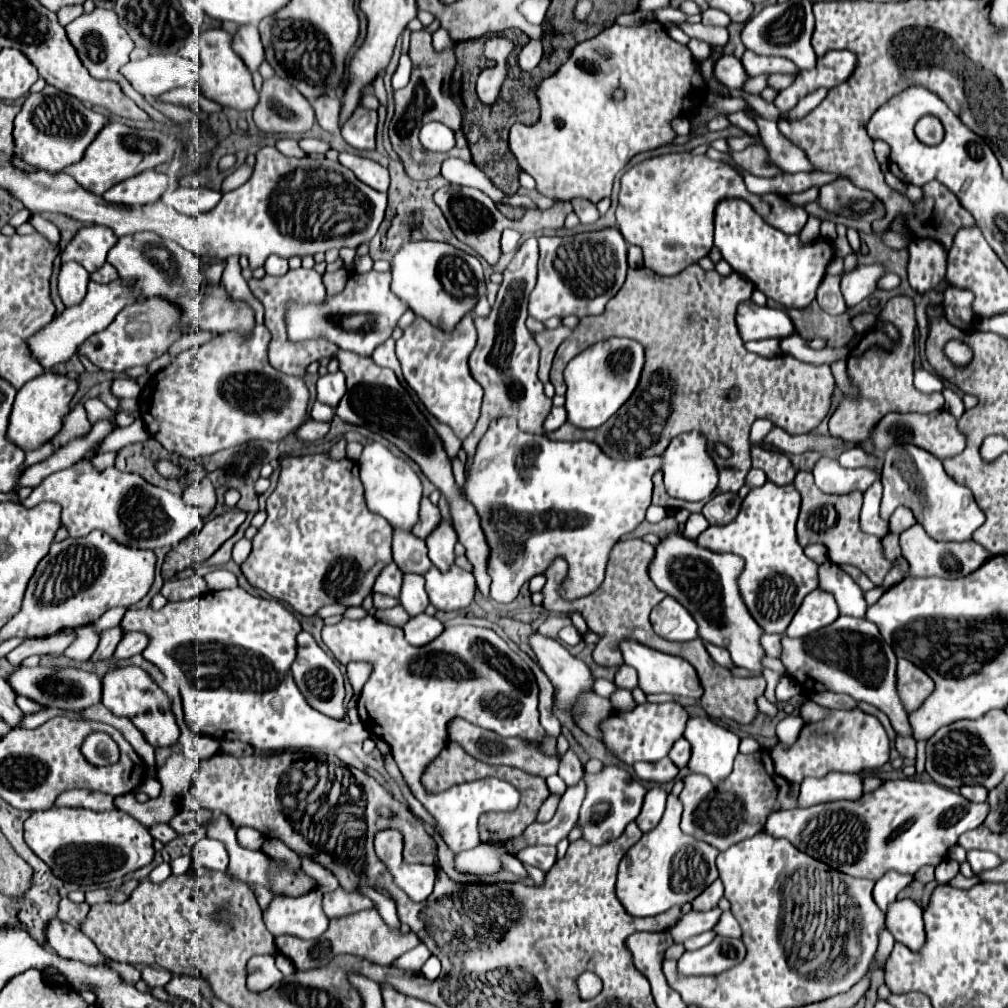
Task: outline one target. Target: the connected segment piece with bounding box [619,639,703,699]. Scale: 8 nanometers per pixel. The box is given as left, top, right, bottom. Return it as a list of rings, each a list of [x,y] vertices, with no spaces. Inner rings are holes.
[[[623,639],[619,643],[621,655],[623,655],[623,665],[629,665],[637,671],[637,679],[639,679],[639,689],[643,689],[643,693],[671,693],[671,695],[681,695],[681,697],[691,697],[691,699],[701,699],[703,695],[703,687],[697,679],[695,669],[681,657],[675,655],[667,655],[661,651],[655,651],[647,645],[641,645],[633,639]]]

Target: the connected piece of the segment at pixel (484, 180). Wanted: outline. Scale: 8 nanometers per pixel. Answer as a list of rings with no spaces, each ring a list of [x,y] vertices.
[[[447,159],[441,167],[441,175],[449,181],[449,183],[455,183],[455,185],[467,185],[467,187],[475,187],[479,191],[483,191],[485,195],[491,197],[491,201],[495,205],[521,205],[521,197],[519,195],[505,195],[501,189],[497,189],[489,177],[479,169],[475,167],[473,163],[465,163],[461,159]]]

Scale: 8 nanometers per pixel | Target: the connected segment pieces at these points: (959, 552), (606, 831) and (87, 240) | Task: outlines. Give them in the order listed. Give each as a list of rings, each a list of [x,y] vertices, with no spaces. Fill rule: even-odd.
[[[915,523],[913,527],[905,529],[899,535],[901,543],[901,555],[909,561],[911,565],[911,577],[945,577],[945,579],[957,579],[957,577],[967,577],[975,569],[979,569],[991,555],[989,551],[975,543],[975,541],[965,541],[965,543],[953,543],[953,541],[933,541],[925,529]]]
[[[605,765],[599,773],[593,775],[585,773],[585,785],[587,785],[587,795],[579,811],[579,825],[583,829],[583,837],[589,843],[603,845],[619,837],[627,827],[627,823],[637,819],[647,789],[641,783],[637,783],[625,769],[613,765]]]
[[[87,225],[77,231],[71,243],[65,247],[61,259],[81,263],[89,273],[97,271],[107,257],[107,251],[117,243],[117,235],[101,225]]]

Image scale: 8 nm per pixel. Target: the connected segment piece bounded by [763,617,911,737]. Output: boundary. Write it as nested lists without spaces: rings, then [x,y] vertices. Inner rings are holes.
[[[839,617],[825,629],[819,629],[817,633],[811,633],[809,637],[801,639],[791,639],[787,635],[781,637],[781,643],[785,645],[785,657],[781,657],[781,663],[785,667],[785,673],[777,671],[765,671],[763,677],[767,681],[765,687],[765,697],[771,703],[777,703],[775,699],[775,687],[777,681],[783,675],[789,675],[793,681],[805,685],[817,685],[819,689],[833,691],[833,693],[845,693],[857,701],[865,701],[879,711],[883,711],[893,729],[899,735],[911,737],[911,727],[907,721],[907,713],[901,705],[901,699],[897,697],[897,657],[893,649],[885,643],[881,637],[879,629],[867,621],[867,619],[857,619],[857,617]]]

